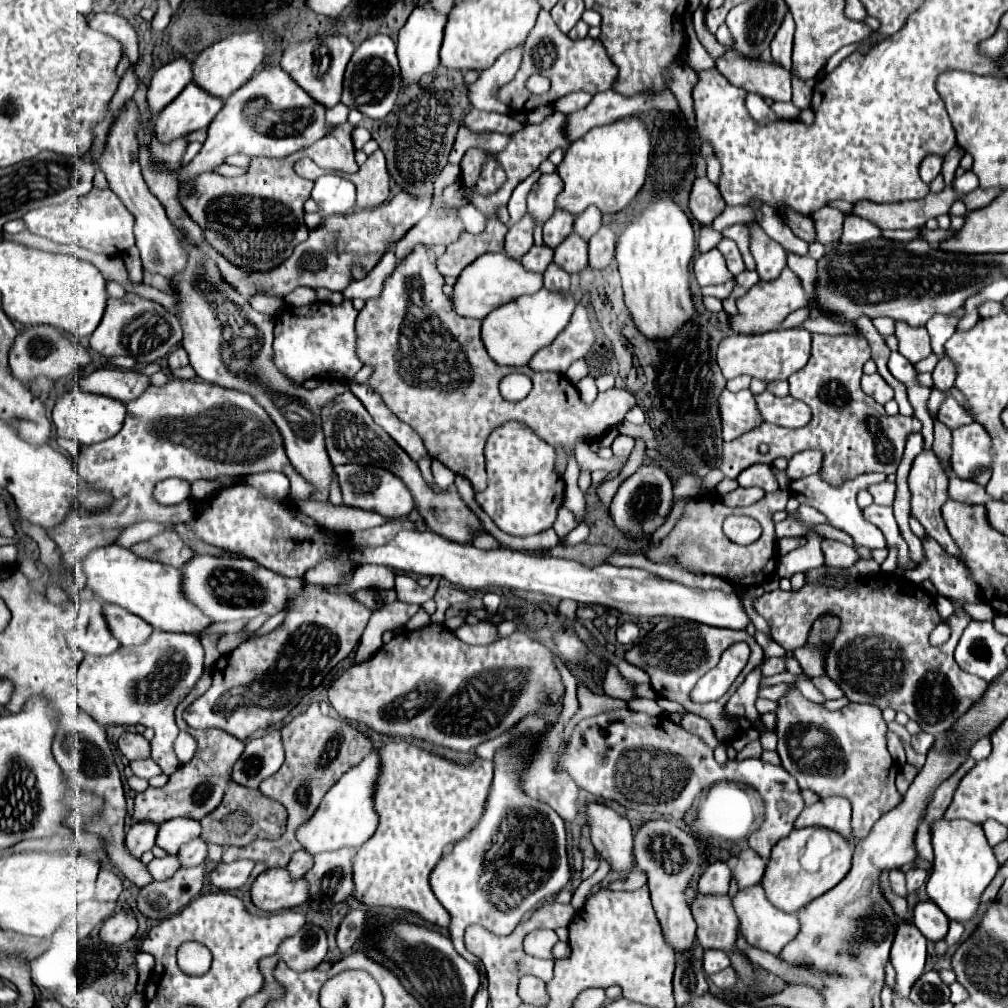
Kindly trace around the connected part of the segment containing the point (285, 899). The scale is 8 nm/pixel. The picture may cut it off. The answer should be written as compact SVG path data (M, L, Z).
M283 868L265 870L251 886L251 900L265 912L291 910L309 900L307 882L303 878L291 878Z

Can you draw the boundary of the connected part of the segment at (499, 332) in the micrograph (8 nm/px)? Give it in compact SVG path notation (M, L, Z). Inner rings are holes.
M545 288L531 296L519 296L517 300L499 306L495 312L487 314L487 318L481 324L481 338L489 358L499 366L529 364L529 360L541 350L541 346L553 342L553 338L567 326L573 310L575 300L571 294L547 292Z

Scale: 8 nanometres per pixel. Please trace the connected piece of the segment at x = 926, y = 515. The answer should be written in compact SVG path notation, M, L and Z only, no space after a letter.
M921 452L915 458L911 474L909 474L909 488L911 488L911 494L913 494L913 498L911 498L911 514L923 524L925 532L941 544L941 548L947 554L957 556L959 548L953 542L953 538L949 536L949 532L945 528L945 522L941 518L941 506L943 506L943 502L947 502L947 474L939 466L939 460L935 458L933 452Z

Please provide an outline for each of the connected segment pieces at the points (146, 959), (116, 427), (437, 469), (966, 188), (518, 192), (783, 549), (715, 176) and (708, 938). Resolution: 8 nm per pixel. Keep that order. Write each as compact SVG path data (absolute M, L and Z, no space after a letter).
M139 952L135 956L135 966L137 966L137 974L139 974L139 984L145 984L153 966L155 966L155 958L151 954L145 954L145 952Z
M75 386L57 398L51 418L57 428L57 436L73 438L87 446L87 444L95 444L95 442L115 436L123 426L125 414L127 414L125 404L121 404L119 400L103 398L101 394L83 394L83 390L79 390L79 386Z
M433 460L433 464L431 464L431 472L433 472L435 484L440 490L445 490L447 486L451 486L455 482L455 474L449 468L445 468L443 464L439 464L437 460Z
M965 172L963 176L959 176L957 180L954 180L953 188L957 190L957 192L963 192L963 194L967 194L967 192L971 192L971 190L975 190L979 186L979 178L975 176L975 172Z
M535 170L529 178L525 178L525 180L513 190L511 200L509 200L509 214L511 214L511 220L509 220L507 226L513 226L515 222L519 222L519 220L525 216L527 212L526 198L529 194L529 190L531 190L531 186L539 180L539 176L541 176L541 172Z
M781 538L781 540L777 540L777 548L779 548L779 554L787 554L787 552L803 546L805 542L807 542L807 538L801 538L801 540L799 538Z
M711 155L707 158L706 162L707 162L707 177L712 183L718 185L720 177L719 174L721 173L721 165L718 158L714 155Z
M697 894L693 900L689 900L689 906L697 922L697 940L703 948L731 950L735 946L739 922L727 894Z

